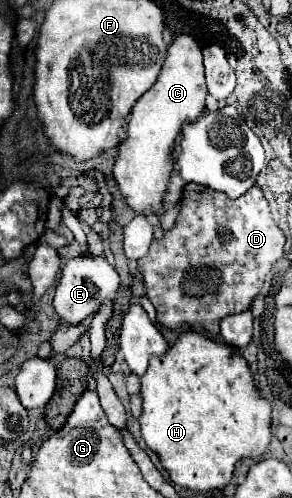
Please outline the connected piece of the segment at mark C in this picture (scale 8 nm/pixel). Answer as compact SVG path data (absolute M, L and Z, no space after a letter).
M178 35L168 47L168 57L162 65L158 81L134 105L126 127L126 139L118 145L116 163L112 167L112 175L114 181L118 183L118 191L122 193L124 203L138 215L160 211L168 189L170 173L174 169L172 167L174 141L186 123L194 123L204 113L206 95L208 91L204 81L202 51L194 37Z

